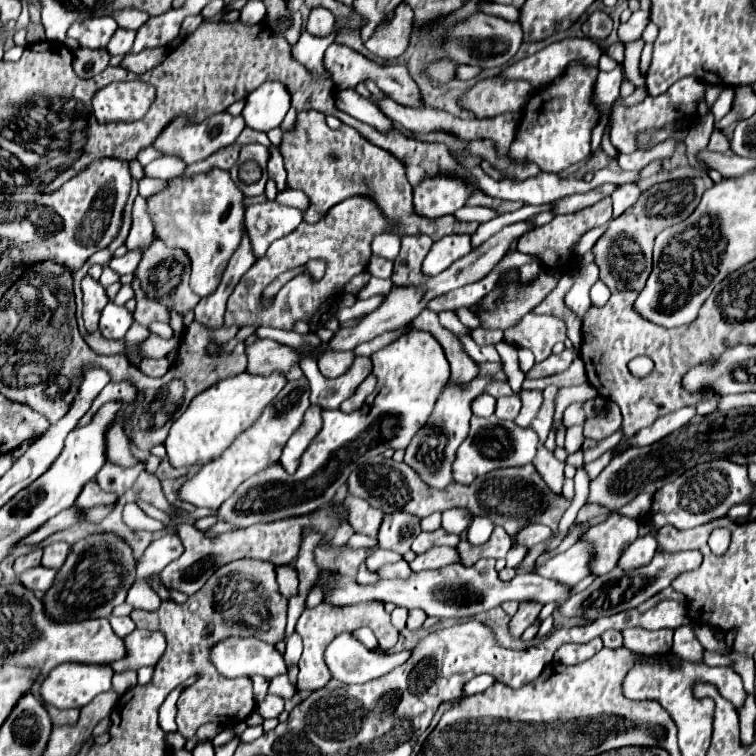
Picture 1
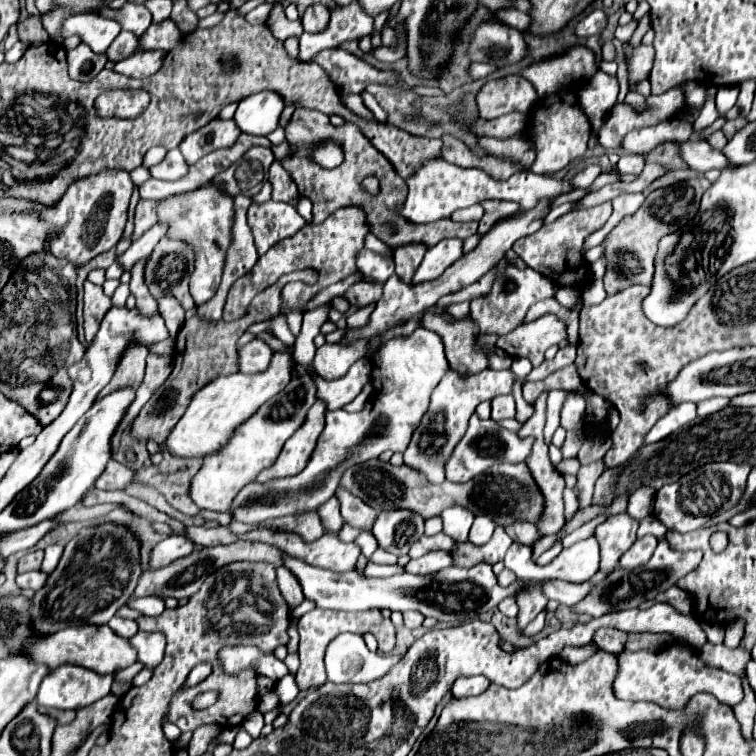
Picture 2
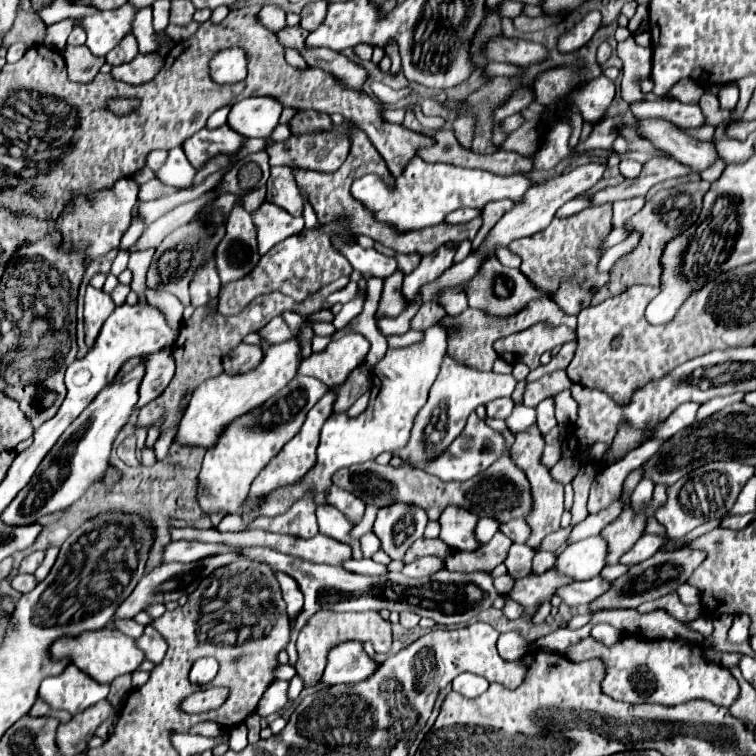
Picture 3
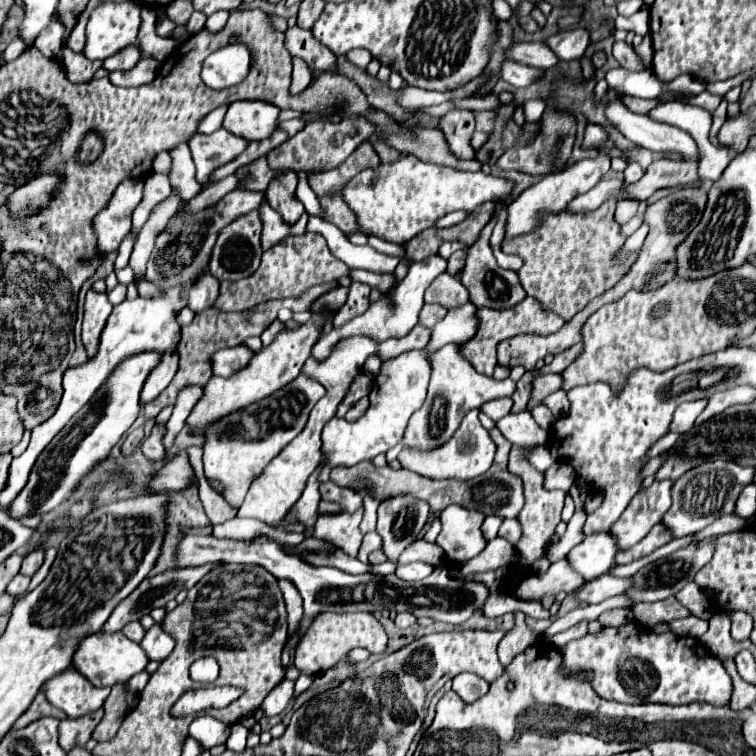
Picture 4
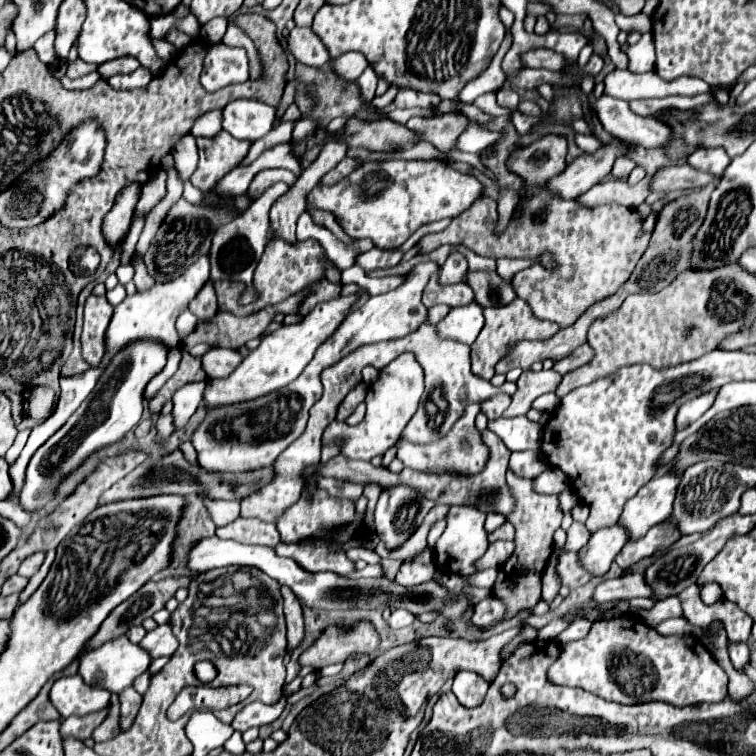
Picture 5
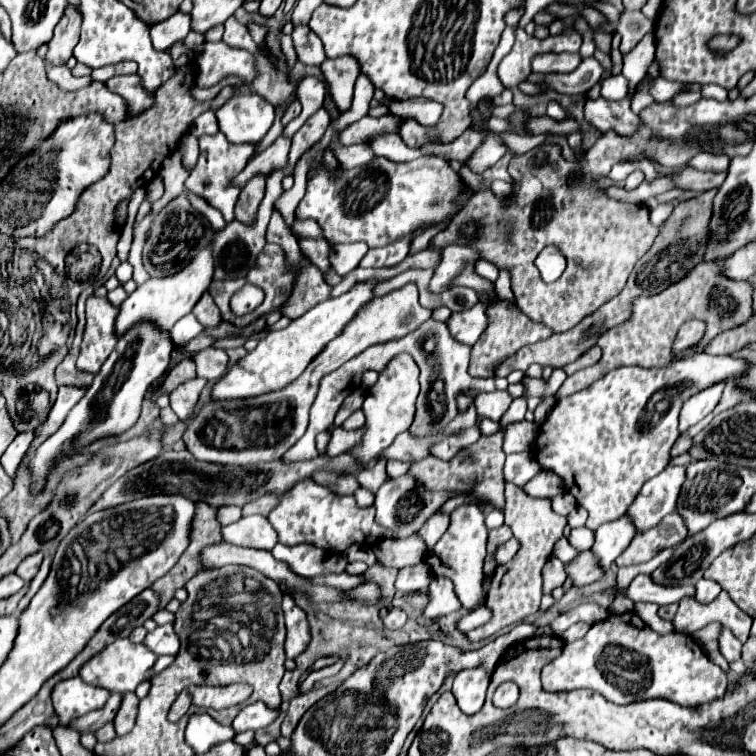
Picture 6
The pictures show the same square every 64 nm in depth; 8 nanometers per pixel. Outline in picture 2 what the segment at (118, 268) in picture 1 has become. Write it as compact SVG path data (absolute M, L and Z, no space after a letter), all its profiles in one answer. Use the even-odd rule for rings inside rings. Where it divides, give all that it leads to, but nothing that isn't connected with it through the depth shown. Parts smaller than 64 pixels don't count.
M154 224L138 242L134 242L122 256L118 256L116 262L122 266L122 270L130 272L136 262L144 260L144 258L152 252L154 244L158 244L158 240L160 240L164 234L166 234L166 224Z

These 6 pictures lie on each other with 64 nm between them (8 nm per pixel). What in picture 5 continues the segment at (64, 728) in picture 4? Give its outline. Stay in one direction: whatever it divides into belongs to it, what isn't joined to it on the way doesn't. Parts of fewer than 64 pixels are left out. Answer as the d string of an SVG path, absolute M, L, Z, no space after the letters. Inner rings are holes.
M106 710L102 712L92 712L92 714L86 714L86 716L72 716L72 718L66 718L62 720L60 724L60 734L62 738L68 738L68 736L74 736L78 740L86 740L92 736L92 730L106 718Z

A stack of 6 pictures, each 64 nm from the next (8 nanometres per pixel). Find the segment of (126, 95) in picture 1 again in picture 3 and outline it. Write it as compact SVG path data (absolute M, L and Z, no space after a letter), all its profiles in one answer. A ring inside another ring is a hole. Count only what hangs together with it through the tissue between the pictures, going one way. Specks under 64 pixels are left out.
M110 98L106 102L106 110L114 112L118 116L128 116L128 114L132 114L132 110L136 110L138 104L140 102L134 100L134 98Z

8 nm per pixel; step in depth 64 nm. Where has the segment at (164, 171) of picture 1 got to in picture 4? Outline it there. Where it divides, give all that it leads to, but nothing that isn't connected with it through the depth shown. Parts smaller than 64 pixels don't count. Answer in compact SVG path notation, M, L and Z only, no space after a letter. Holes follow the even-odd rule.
M180 144L178 148L170 150L170 156L172 156L172 168L168 172L170 186L182 196L182 200L190 200L200 190L190 150L186 144Z

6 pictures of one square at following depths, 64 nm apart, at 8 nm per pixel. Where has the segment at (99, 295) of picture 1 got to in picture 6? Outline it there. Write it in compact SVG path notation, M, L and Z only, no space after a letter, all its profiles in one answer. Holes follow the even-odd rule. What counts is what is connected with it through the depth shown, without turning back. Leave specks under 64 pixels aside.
M90 296L86 300L86 330L82 338L82 348L78 356L78 368L96 374L104 360L116 346L114 336L114 316L118 308L108 302L108 298Z

